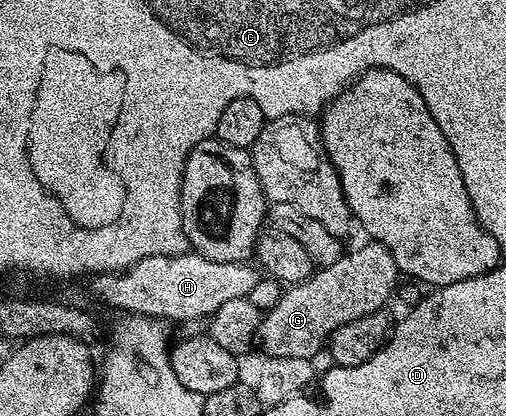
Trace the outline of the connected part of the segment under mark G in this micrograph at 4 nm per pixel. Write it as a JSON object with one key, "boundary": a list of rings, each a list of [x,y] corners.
{"boundary":[[[366,241],[367,244],[351,251],[346,251],[332,266],[316,269],[312,276],[303,280],[299,284],[294,284],[282,291],[280,300],[273,308],[266,311],[259,323],[258,341],[262,346],[263,354],[268,357],[281,358],[305,358],[311,360],[315,354],[330,339],[332,333],[336,332],[346,322],[356,321],[366,314],[382,311],[385,302],[390,298],[401,273],[393,259],[393,254],[389,253],[383,243]]]}

